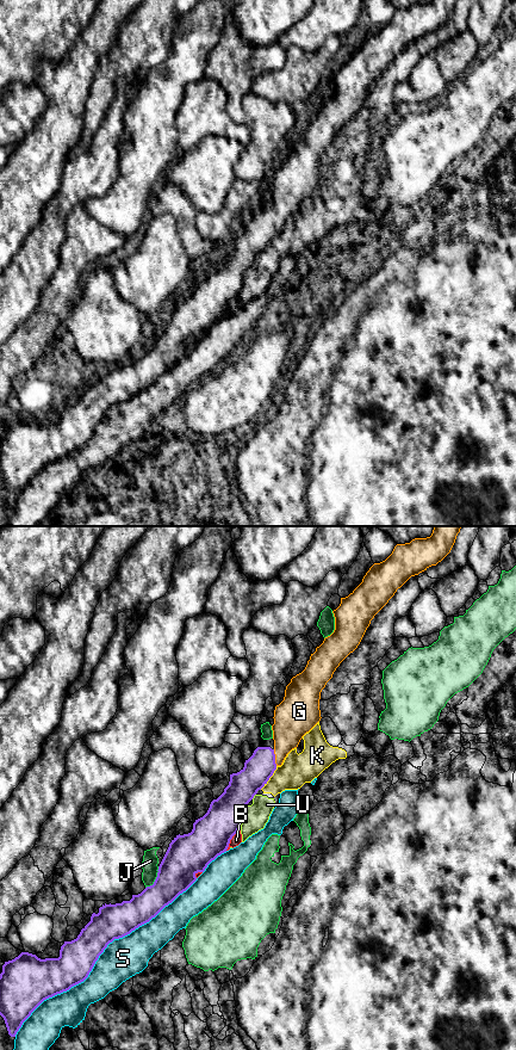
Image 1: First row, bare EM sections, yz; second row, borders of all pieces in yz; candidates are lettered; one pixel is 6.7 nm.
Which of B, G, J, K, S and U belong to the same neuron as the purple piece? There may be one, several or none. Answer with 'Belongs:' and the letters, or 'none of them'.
Belongs: G

